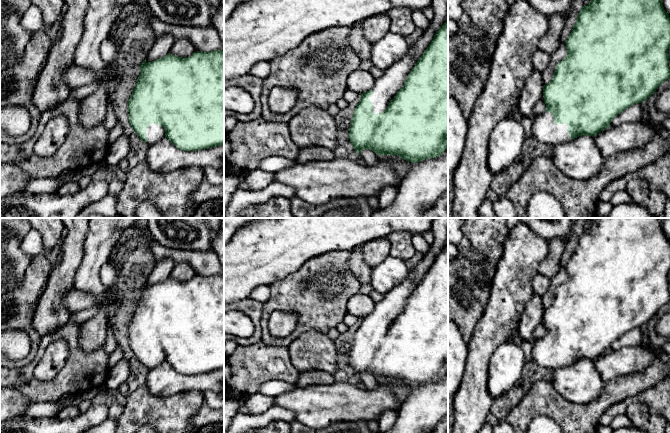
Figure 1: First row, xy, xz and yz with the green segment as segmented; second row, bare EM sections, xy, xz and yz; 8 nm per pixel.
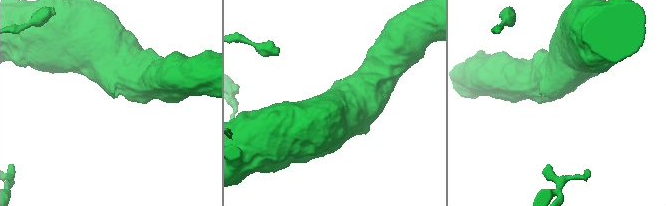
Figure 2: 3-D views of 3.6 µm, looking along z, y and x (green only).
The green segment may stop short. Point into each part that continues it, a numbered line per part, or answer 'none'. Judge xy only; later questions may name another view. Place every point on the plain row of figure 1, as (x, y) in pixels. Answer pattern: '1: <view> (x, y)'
1: xy (154, 357)

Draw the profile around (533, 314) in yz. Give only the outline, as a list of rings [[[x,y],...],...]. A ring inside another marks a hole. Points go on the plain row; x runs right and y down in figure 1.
[[[533,293],[518,326],[519,336],[522,340],[531,340],[534,329],[543,317],[543,298]]]

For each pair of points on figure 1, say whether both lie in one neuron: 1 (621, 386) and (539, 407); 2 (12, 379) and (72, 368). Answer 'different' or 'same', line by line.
1: same
2: same

